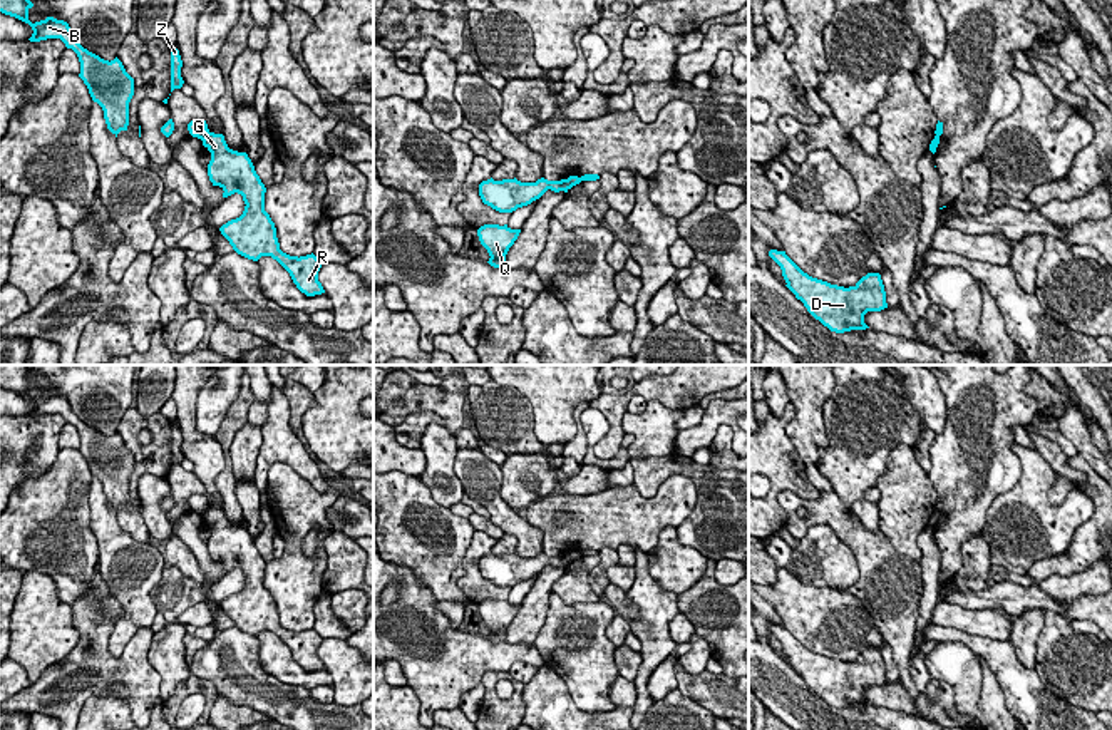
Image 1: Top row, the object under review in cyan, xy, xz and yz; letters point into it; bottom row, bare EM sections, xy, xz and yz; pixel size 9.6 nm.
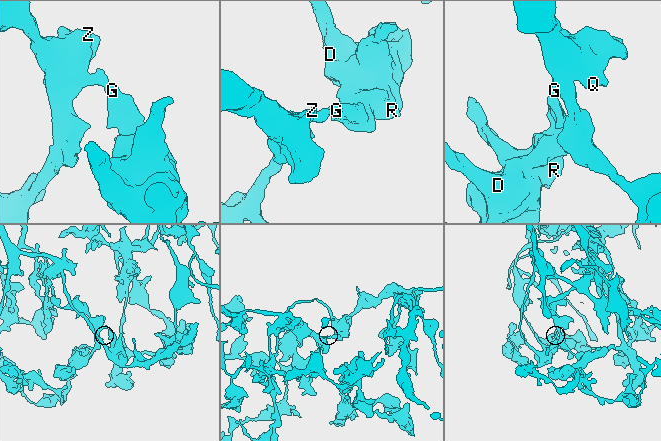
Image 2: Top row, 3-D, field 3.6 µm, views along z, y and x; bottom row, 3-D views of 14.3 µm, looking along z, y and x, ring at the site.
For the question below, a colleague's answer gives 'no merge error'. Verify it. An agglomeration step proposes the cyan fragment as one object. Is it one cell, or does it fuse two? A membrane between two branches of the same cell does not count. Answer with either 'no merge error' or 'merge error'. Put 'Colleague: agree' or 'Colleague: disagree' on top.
Colleague: disagree
merge error

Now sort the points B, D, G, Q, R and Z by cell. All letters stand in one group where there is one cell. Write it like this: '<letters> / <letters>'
B Q Z / D G R

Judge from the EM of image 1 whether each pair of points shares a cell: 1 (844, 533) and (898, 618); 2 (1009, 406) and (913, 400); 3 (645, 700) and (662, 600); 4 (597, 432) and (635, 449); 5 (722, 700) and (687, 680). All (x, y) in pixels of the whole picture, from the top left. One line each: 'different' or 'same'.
1: same
2: different
3: same
4: different
5: same

